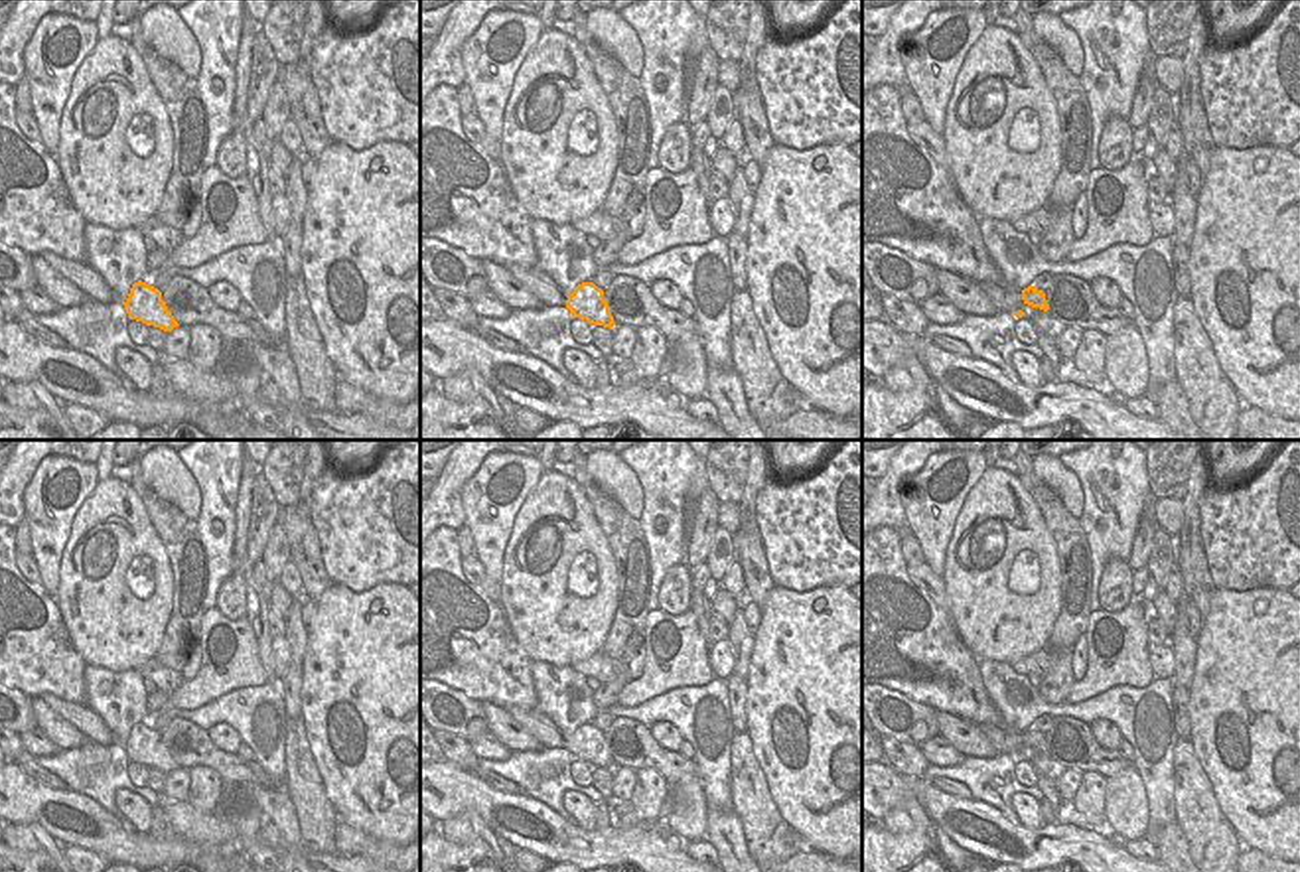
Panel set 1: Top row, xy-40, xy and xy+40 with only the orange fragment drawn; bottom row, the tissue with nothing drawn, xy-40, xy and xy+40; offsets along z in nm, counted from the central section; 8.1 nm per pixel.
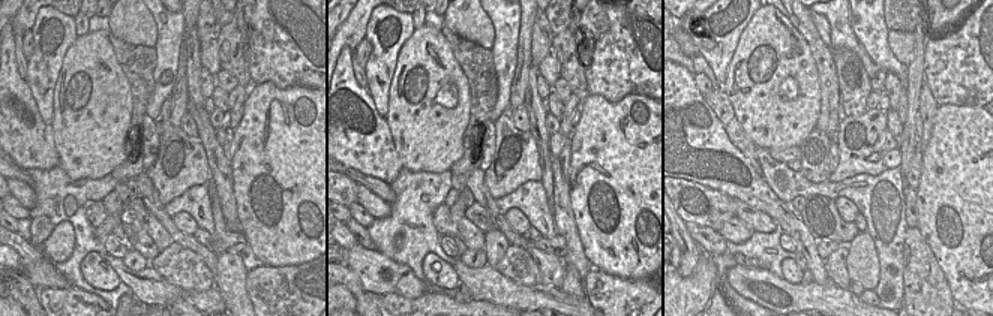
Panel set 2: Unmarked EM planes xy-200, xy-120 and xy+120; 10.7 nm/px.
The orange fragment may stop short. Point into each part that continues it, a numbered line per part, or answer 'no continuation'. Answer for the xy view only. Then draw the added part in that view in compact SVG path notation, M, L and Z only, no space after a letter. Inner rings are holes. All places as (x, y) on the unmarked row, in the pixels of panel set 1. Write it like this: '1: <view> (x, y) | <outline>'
1: xy (539, 726) | M503 706L535 740L544 748L566 748L562 732L552 720L537 710L525 710L521 706Z

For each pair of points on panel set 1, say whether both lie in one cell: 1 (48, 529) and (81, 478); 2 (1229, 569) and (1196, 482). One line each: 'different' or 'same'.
1: same
2: different

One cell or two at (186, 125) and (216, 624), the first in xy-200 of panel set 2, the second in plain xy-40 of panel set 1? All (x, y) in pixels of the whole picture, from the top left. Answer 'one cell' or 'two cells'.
two cells

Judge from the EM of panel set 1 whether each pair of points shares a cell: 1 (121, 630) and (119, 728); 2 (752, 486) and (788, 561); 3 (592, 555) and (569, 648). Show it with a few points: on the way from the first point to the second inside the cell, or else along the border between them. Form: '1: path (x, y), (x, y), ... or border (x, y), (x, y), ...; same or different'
1: border (87, 663), (113, 671), (133, 671); different
2: border (770, 480), (756, 496), (756, 525); different
3: path (571, 579), (569, 624); same

